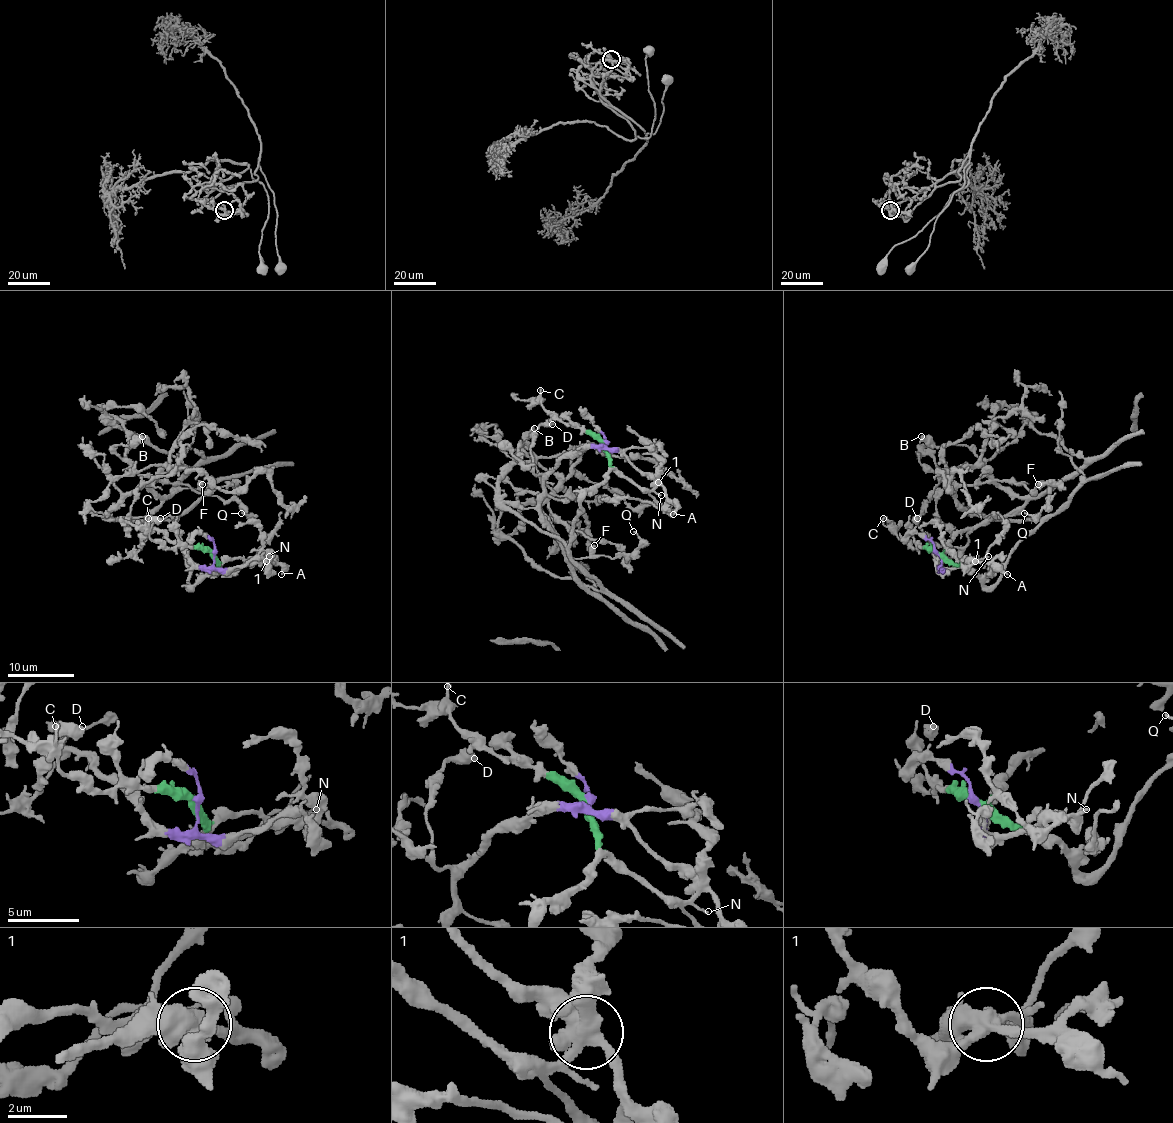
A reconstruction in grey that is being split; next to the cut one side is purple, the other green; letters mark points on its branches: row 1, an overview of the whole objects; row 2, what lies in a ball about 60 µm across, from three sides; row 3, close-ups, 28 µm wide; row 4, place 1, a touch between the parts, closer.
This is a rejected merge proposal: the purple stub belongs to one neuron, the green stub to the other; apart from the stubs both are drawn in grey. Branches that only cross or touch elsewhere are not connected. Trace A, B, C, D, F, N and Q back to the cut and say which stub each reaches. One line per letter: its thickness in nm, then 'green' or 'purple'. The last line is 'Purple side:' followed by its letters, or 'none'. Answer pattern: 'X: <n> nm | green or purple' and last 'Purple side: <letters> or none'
A: 240 nm | purple
B: 400 nm | purple
C: 200 nm | green
D: 650 nm | purple
F: 460 nm | purple
N: 140 nm | green
Q: 180 nm | purple
Purple side: A, B, D, F, Q

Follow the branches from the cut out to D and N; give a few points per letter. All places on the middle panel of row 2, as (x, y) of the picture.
D: (605, 446), (578, 447), (568, 452), (546, 474), (534, 472), (531, 434), (541, 424), (553, 424)
N: (605, 446), (615, 467), (643, 489), (653, 489), (661, 494)

